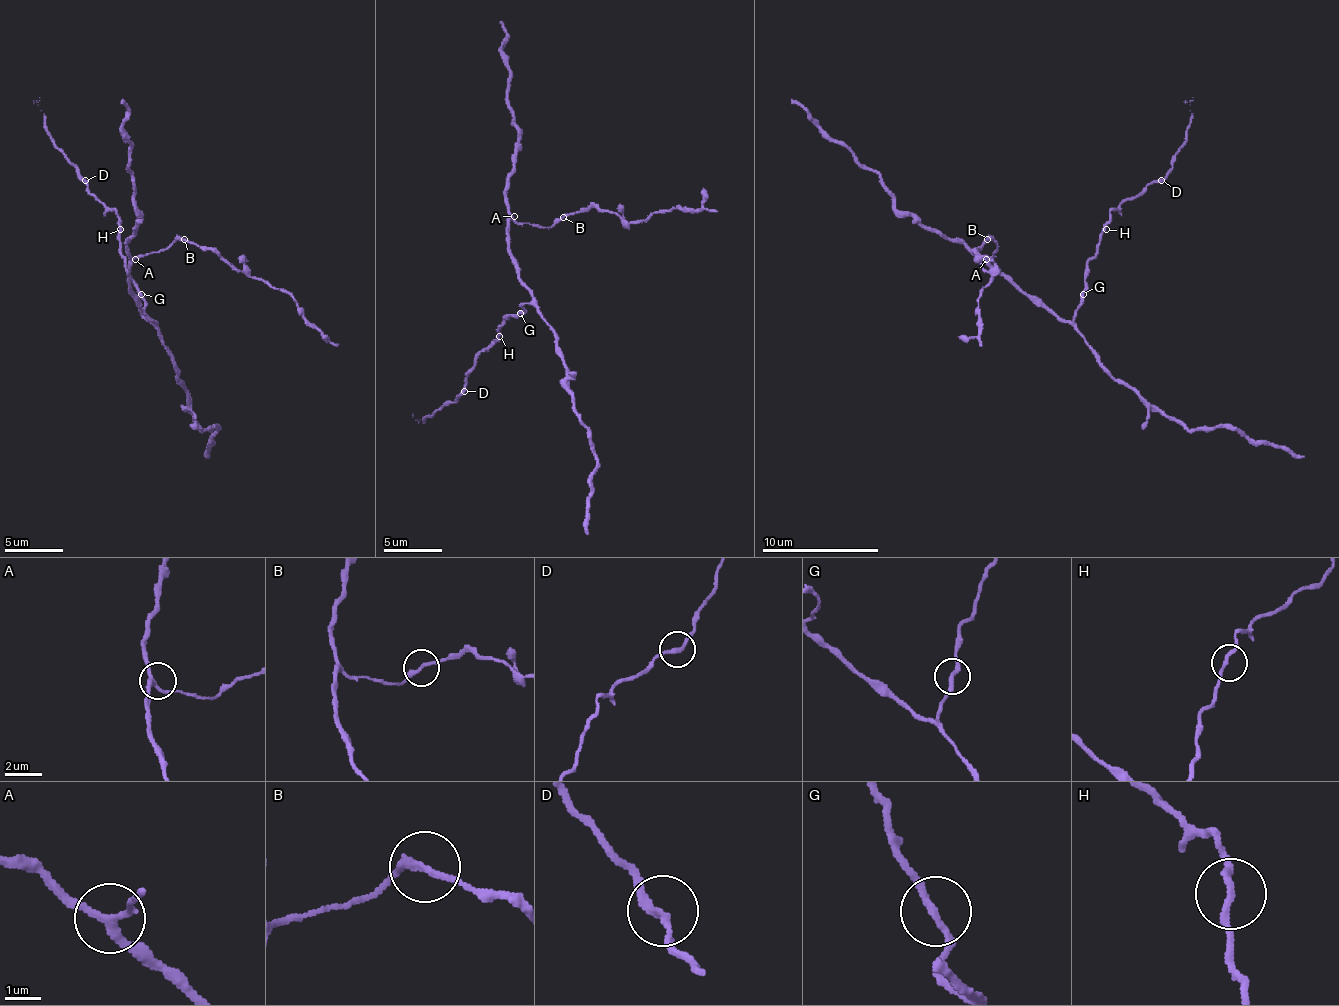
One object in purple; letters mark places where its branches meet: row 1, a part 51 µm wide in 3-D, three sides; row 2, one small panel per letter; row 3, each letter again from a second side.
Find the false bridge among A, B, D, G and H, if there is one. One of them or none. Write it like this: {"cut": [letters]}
{"cut": []}

